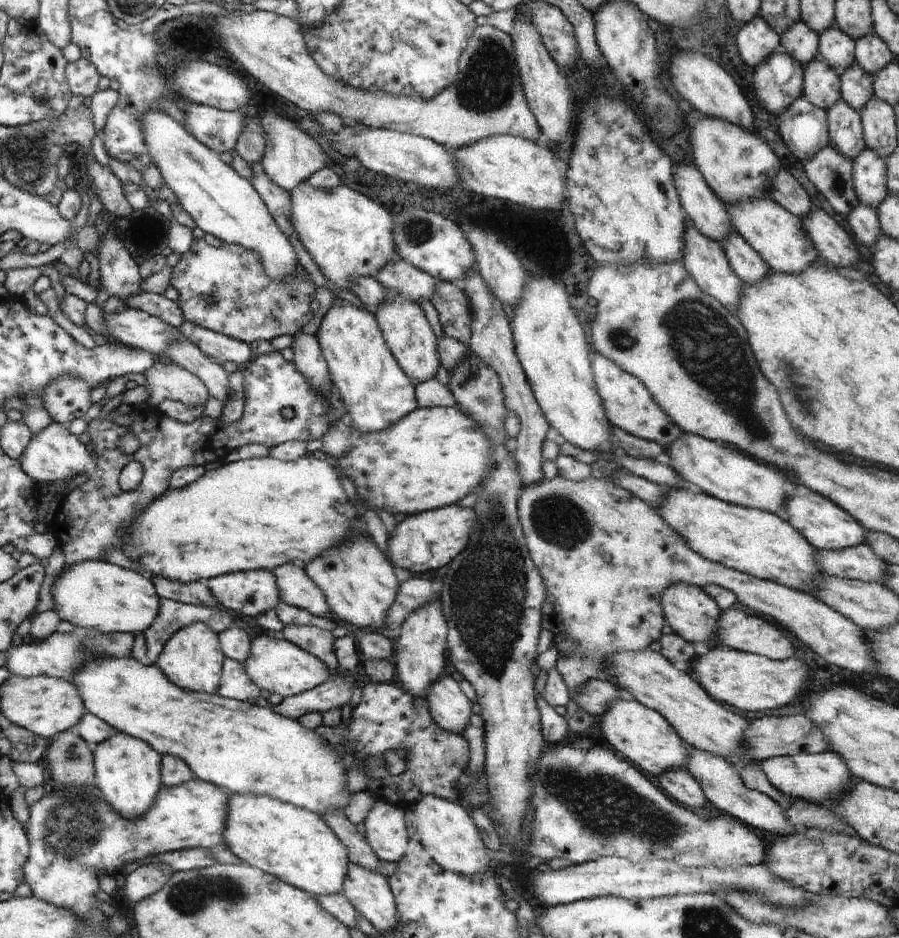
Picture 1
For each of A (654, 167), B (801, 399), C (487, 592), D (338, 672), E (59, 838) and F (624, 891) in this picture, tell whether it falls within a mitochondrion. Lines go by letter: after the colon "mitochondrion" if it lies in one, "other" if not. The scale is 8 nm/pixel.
A: other
B: mitochondrion
C: mitochondrion
D: other
E: mitochondrion
F: other

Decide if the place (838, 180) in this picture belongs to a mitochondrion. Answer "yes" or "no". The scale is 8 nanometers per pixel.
yes

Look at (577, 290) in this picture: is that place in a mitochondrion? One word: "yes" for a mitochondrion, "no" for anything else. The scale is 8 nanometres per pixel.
no

